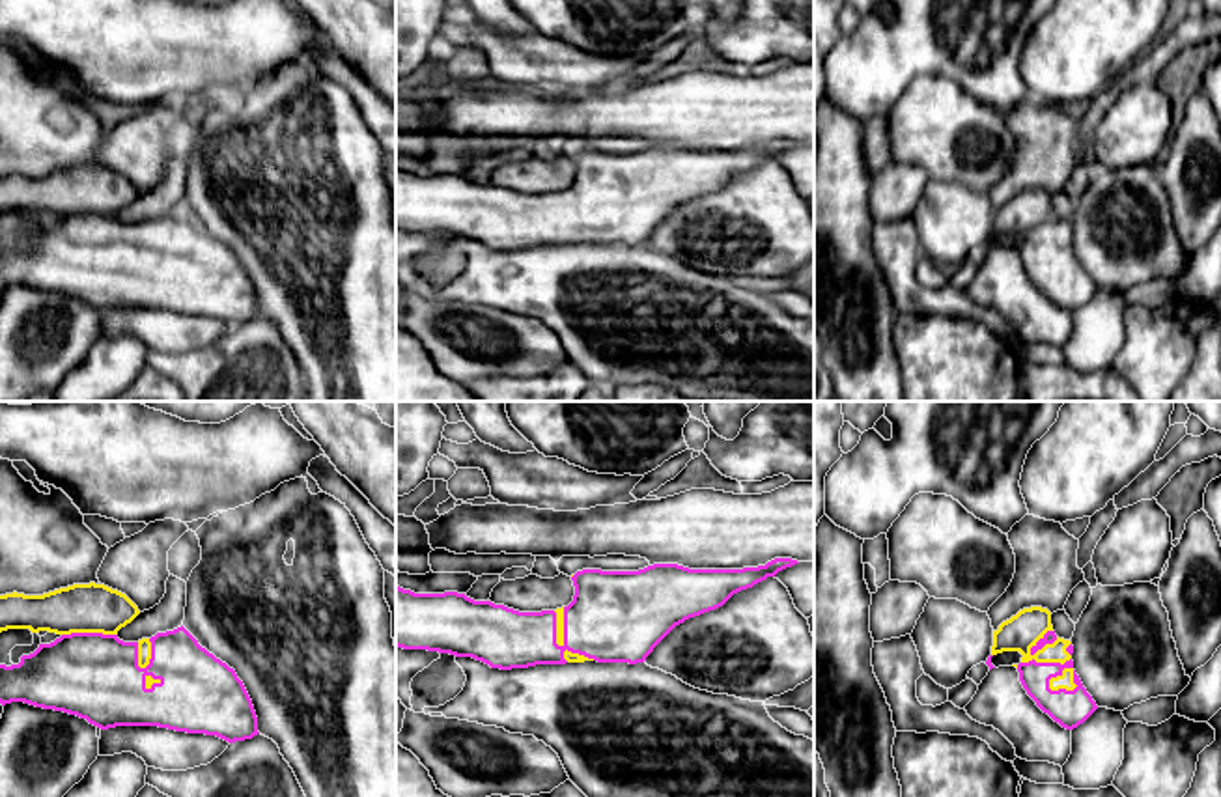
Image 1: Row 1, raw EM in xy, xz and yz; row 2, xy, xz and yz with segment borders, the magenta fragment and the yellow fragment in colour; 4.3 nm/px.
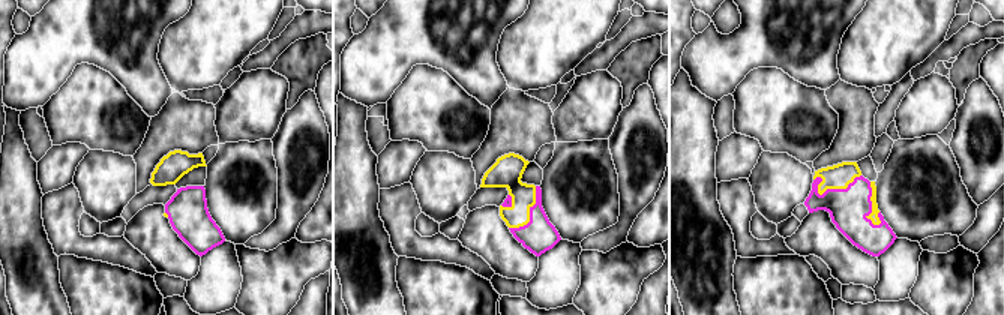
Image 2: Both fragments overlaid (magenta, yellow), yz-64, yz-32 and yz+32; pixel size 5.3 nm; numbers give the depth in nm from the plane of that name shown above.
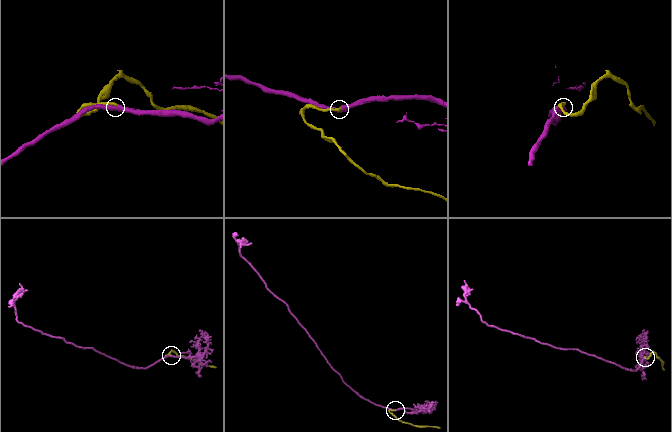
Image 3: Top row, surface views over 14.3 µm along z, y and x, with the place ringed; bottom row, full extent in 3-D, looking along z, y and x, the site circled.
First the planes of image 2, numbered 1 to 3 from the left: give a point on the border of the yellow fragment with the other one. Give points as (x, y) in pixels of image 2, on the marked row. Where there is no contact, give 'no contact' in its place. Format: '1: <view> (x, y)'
1: yz-64 (167, 213)
2: yz-32 (530, 213)
3: yz+32 (838, 189)

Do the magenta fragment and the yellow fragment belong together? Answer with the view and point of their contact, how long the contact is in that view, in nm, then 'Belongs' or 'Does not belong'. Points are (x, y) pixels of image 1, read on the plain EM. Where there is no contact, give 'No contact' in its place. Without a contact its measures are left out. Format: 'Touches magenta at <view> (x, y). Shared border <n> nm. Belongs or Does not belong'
Touches magenta at yz (1050, 245). Shared border 300 nm. Belongs

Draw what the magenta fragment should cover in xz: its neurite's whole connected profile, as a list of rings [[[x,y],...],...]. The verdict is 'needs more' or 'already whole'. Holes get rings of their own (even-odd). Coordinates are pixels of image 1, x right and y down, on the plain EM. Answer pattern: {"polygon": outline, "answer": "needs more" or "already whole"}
{"polygon": [[[775,140],[743,151],[582,151],[571,157],[573,183],[541,194],[396,168],[396,228],[472,239],[500,252],[584,243],[637,246],[676,207],[795,146]]], "answer": "needs more"}

